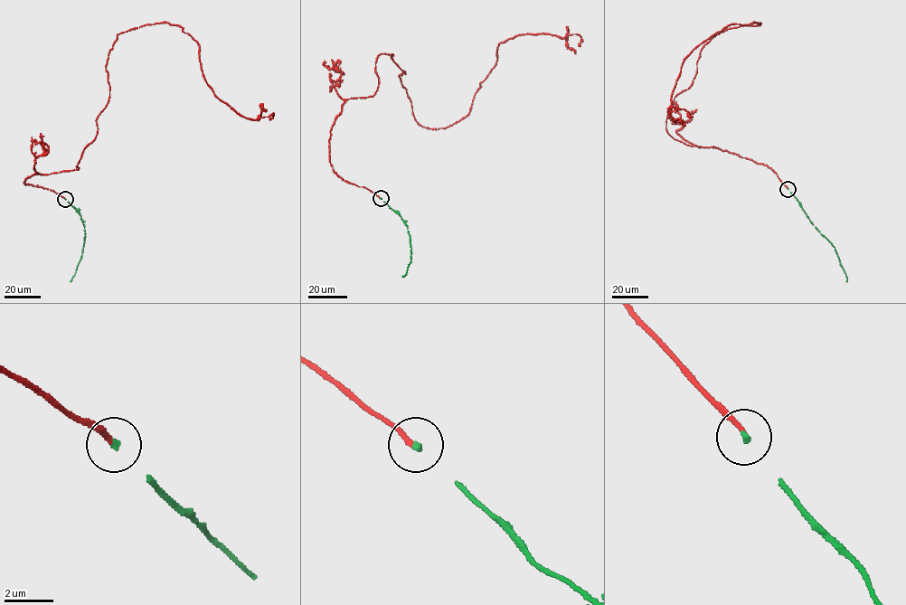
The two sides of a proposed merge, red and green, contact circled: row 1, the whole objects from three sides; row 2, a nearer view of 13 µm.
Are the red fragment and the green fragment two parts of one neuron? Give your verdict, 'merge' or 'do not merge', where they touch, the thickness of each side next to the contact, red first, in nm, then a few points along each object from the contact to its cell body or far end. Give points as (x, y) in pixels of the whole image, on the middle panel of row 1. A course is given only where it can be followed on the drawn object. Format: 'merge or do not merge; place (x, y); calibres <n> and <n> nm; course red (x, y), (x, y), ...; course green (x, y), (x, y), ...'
merge; place (381, 198); calibres 190 and 180 nm; course red (380, 198), (329, 146), (380, 54), (436, 129), (501, 42), (566, 27), (575, 53); course green (381, 198), (407, 225), (410, 260), (402, 276)

